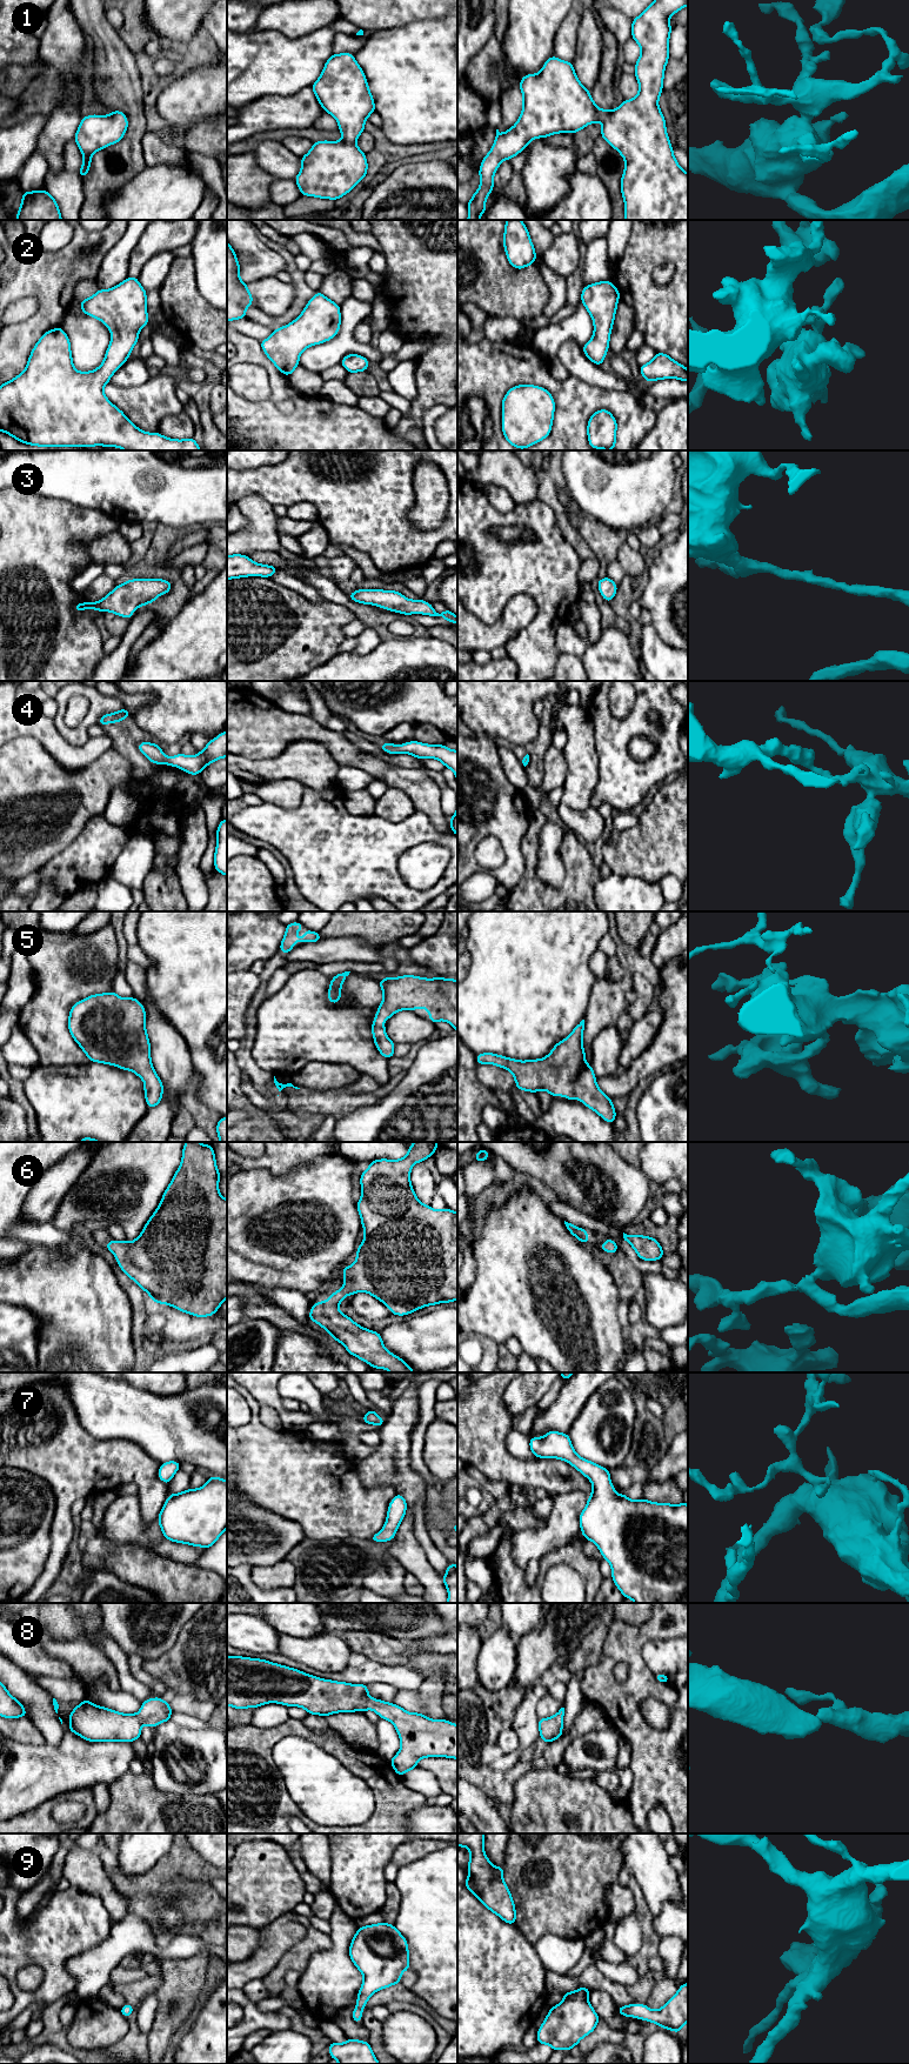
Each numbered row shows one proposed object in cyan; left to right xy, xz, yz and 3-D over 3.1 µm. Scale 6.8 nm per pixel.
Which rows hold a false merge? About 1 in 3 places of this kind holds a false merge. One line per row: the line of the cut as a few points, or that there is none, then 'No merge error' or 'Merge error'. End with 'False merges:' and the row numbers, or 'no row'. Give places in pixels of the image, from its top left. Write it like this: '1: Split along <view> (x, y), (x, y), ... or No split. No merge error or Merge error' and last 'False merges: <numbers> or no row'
1: No split. No merge error
2: No split. No merge error
3: No split. No merge error
4: No split. No merge error
5: No split. No merge error
6: No split. No merge error
7: No split. No merge error
8: No split. No merge error
9: No split. No merge error
False merges: no row

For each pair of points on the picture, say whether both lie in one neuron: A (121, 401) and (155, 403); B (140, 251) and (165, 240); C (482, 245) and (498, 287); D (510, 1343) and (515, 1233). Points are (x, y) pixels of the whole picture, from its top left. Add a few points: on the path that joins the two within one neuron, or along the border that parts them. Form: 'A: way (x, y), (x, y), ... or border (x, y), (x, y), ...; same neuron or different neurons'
A: way (129, 401), (147, 403); same neuron
B: way (146, 248), (154, 240), (159, 240); same neuron
C: way (482, 255), (482, 271), (487, 276); same neuron
D: border (505, 1341), (514, 1336), (523, 1350); different neurons

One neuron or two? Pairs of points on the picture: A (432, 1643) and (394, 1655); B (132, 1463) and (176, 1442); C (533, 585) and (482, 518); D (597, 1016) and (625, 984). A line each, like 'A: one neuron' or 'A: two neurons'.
A: two neurons
B: two neurons
C: one neuron
D: one neuron

